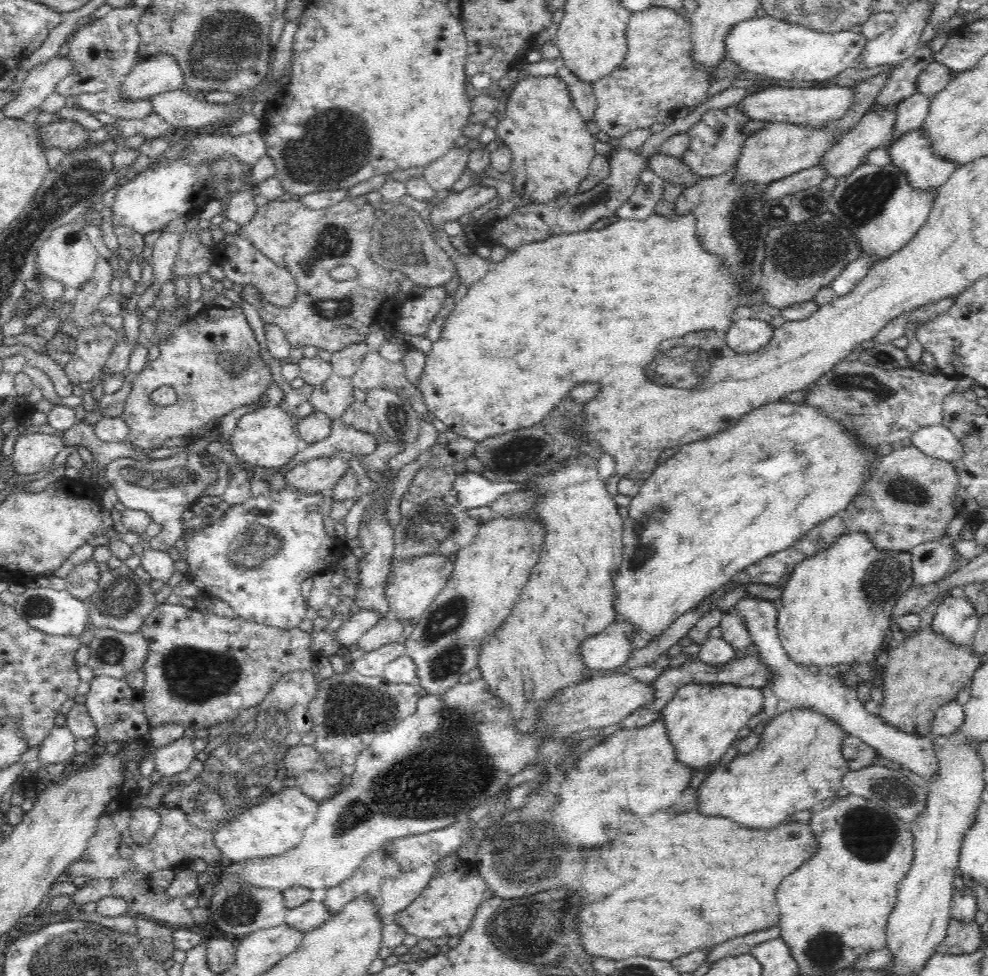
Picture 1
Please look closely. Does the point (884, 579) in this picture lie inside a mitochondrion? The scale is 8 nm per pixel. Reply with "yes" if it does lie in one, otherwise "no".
yes

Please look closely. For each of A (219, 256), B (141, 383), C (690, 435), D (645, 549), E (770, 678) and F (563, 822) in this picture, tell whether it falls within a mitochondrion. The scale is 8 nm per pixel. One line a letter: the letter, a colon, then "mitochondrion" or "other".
A: other
B: other
C: other
D: mitochondrion
E: other
F: mitochondrion

